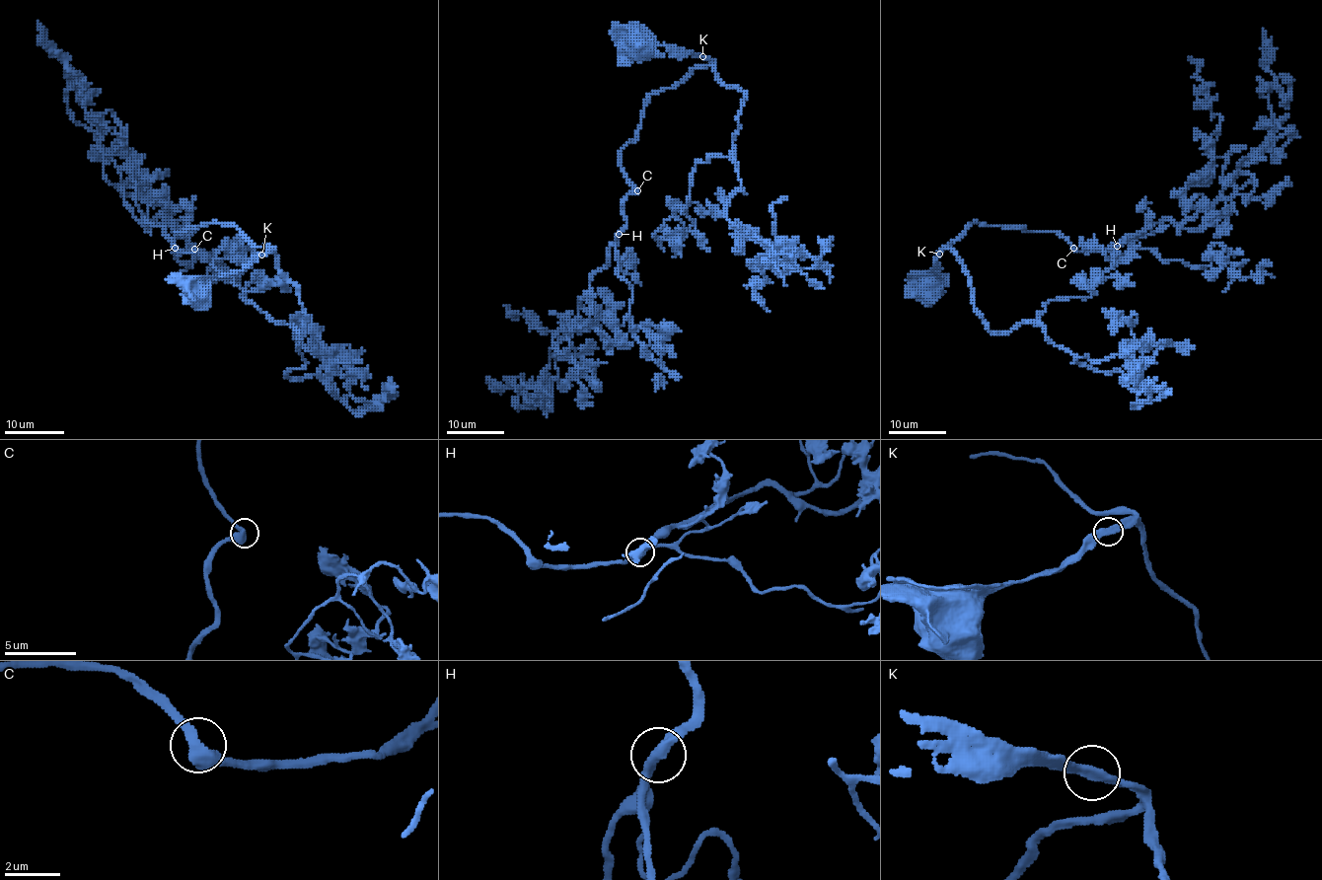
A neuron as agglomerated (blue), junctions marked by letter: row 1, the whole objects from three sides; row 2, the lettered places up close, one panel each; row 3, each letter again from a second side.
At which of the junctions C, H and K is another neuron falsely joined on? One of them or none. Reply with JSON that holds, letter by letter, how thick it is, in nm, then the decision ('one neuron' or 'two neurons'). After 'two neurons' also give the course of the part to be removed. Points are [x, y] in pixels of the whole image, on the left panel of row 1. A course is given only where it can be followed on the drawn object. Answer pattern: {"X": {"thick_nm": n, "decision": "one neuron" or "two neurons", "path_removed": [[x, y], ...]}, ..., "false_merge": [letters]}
{"C": {"thick_nm": 420, "decision": "one neuron"}, "H": {"thick_nm": 400, "decision": "one neuron"}, "K": {"thick_nm": 400, "decision": "one neuron"}, "false_merge": []}

